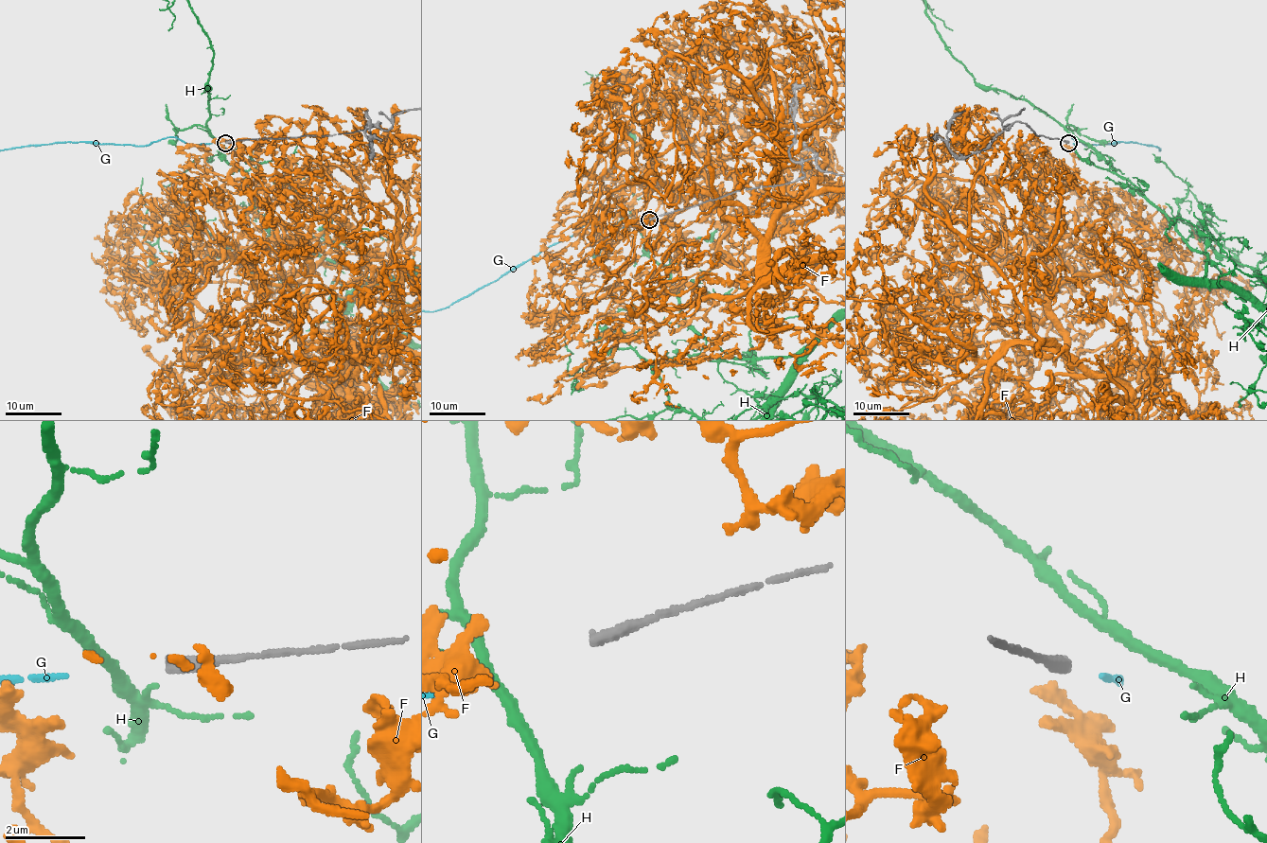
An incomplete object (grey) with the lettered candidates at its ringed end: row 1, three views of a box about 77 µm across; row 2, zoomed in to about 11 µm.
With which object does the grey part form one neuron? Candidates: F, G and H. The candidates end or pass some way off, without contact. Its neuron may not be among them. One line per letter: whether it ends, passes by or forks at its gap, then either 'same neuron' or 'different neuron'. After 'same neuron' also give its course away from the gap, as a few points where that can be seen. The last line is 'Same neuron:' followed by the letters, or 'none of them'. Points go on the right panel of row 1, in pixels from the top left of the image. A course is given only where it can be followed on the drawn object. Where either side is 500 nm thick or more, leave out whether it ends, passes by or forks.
F: it ends; different neuron
G: it ends; same neuron
H: it passes by; different neuron
Same neuron: G

